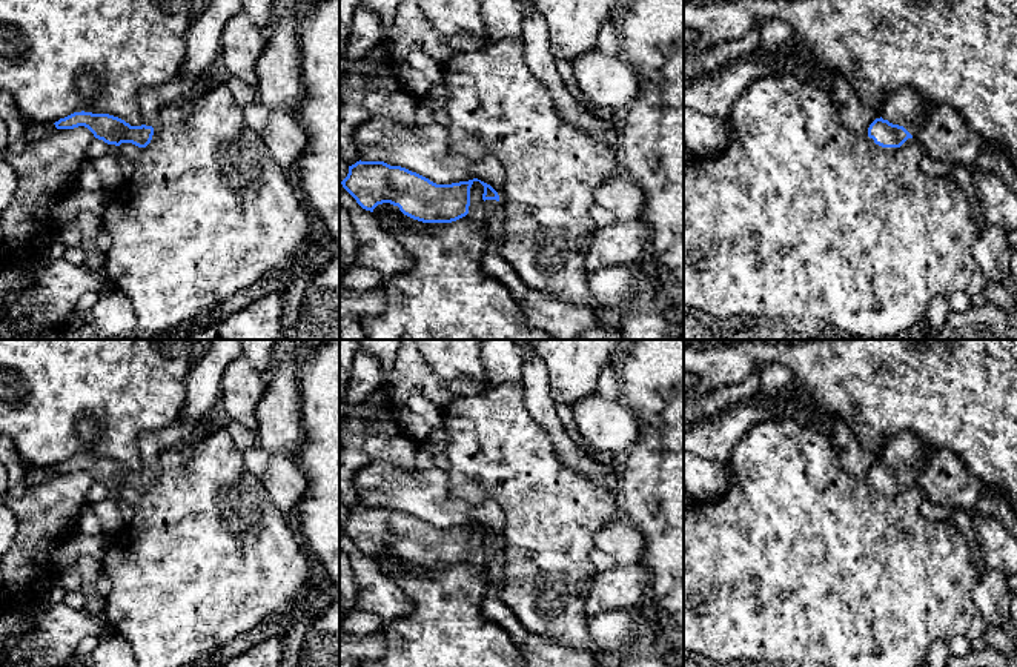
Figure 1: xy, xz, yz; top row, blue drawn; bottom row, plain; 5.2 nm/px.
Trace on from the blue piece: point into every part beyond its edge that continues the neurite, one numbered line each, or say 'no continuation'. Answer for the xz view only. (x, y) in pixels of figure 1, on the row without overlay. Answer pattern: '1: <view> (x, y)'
1: xz (493, 561)

